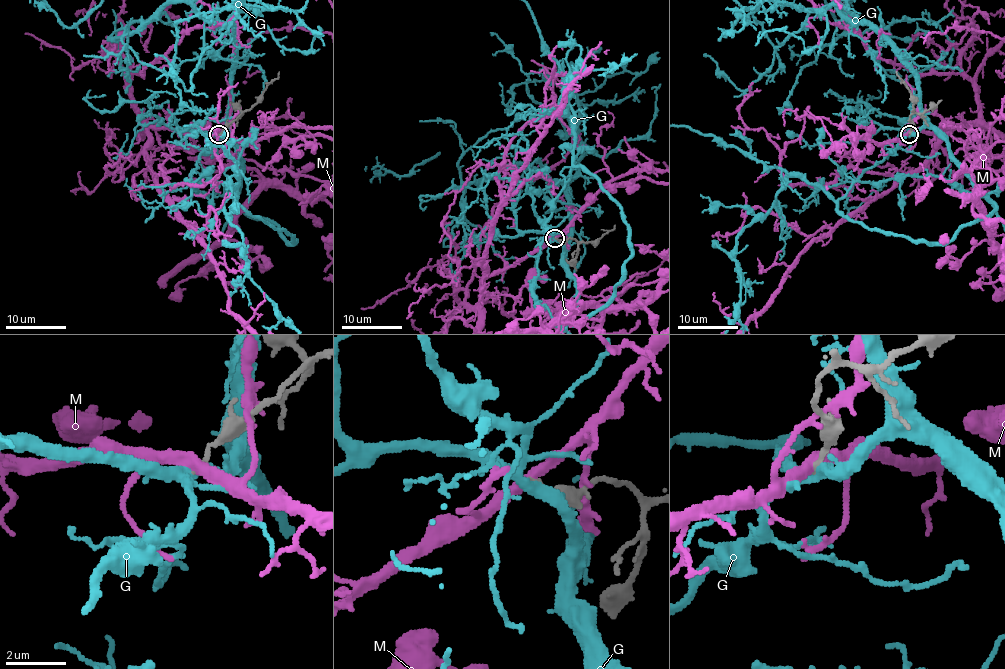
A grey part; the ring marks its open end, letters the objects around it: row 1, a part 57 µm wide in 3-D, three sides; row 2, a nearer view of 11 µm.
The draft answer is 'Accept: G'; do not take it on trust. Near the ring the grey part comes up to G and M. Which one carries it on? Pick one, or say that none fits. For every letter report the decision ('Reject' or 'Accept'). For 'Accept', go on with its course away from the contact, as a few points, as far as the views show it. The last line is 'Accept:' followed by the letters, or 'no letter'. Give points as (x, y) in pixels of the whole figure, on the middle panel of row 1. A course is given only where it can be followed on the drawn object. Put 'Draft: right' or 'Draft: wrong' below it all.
G: Reject
M: Reject
Accept: no letter
Draft: wrong

